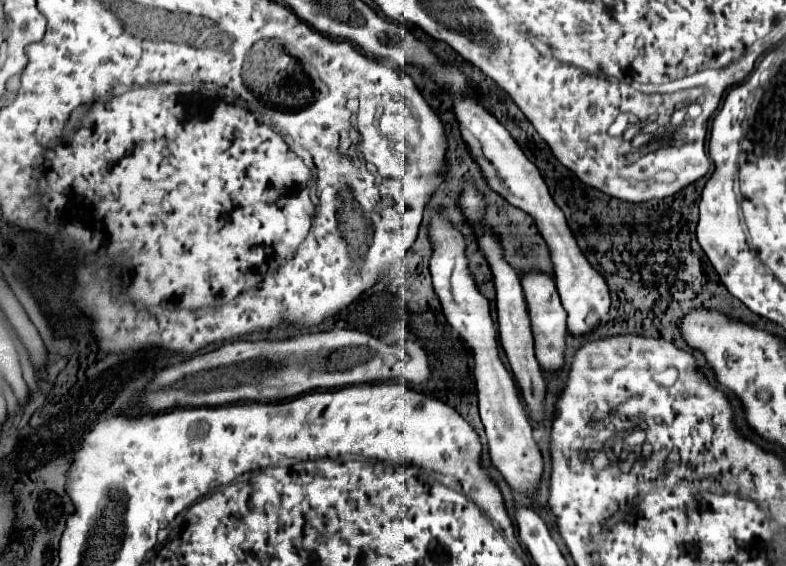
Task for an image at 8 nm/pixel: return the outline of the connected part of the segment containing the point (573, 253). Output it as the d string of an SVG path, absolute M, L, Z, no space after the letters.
M473 96L455 98L453 112L457 116L461 136L465 144L469 146L473 158L481 166L481 172L487 184L495 192L499 192L507 202L531 214L537 224L537 230L547 242L551 260L553 260L553 270L555 270L555 284L557 284L563 308L567 310L567 330L571 334L591 332L595 326L603 322L603 318L609 312L609 304L611 304L609 288L605 284L605 278L587 262L587 258L579 250L577 240L571 228L567 226L565 216L559 210L559 206L553 202L539 170L535 168L535 164L527 160L527 156L521 152L521 148L511 138L511 134L499 124L499 120L483 104L479 104Z

